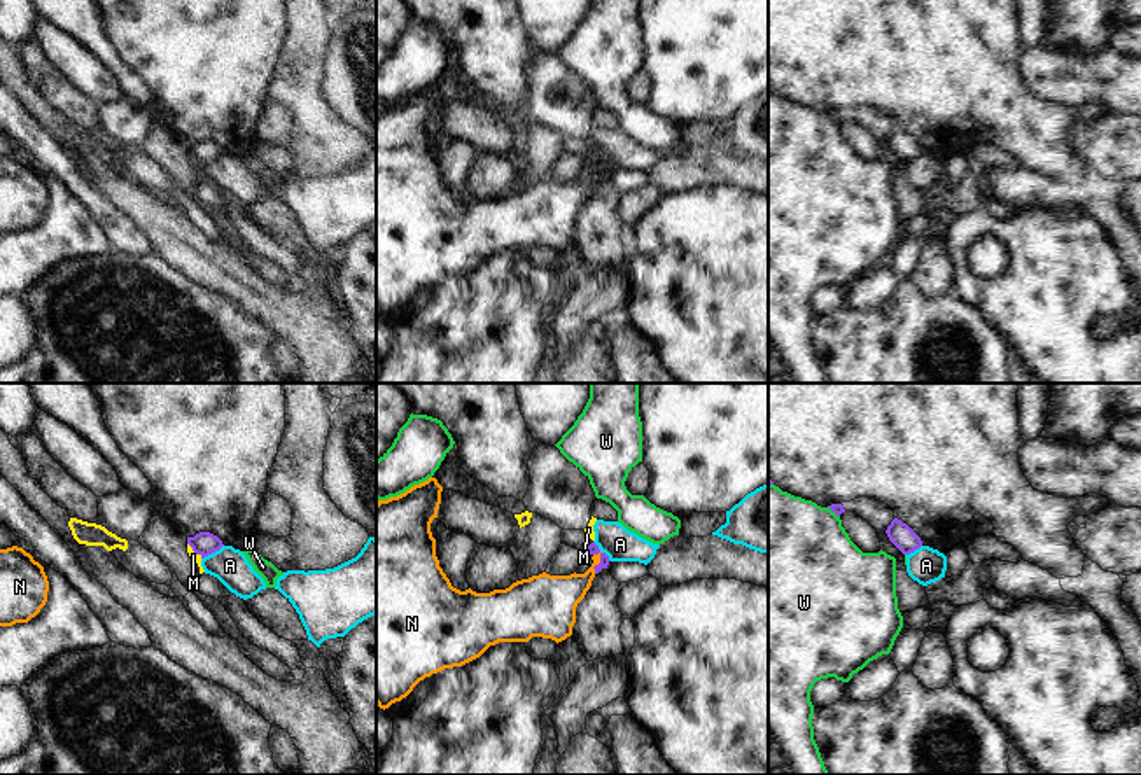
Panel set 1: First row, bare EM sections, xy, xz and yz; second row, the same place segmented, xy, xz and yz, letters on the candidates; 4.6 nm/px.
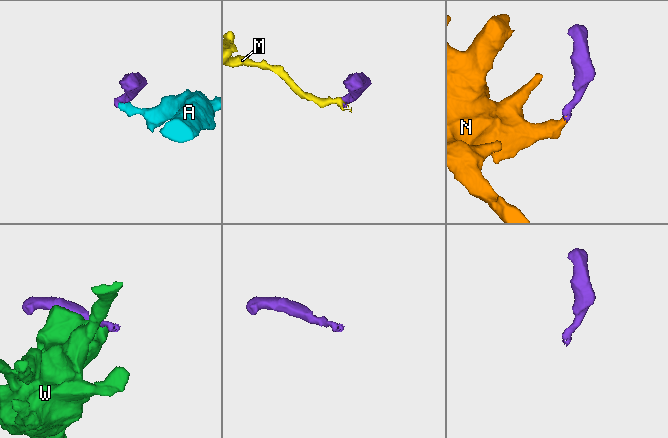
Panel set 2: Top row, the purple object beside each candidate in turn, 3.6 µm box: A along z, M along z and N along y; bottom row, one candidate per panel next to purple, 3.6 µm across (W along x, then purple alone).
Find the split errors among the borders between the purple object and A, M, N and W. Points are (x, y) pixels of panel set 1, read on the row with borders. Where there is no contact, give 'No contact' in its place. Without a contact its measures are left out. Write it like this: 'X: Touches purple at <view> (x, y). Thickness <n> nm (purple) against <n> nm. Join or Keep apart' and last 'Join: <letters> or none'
A: Touches purple at xy (212, 551). Thickness 110 nm (purple) against 170 nm. Keep apart
M: Touches purple at xy (195, 551). Thickness 110 nm (purple) against 40 nm. Keep apart
N: Touches purple at xz (601, 562). Thickness 50 nm (purple) against 190 nm. Join
W: Touches purple at yz (833, 511). Thickness 50 nm (purple) against 480 nm. Keep apart
Join: N

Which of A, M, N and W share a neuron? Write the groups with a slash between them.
A M / N / W

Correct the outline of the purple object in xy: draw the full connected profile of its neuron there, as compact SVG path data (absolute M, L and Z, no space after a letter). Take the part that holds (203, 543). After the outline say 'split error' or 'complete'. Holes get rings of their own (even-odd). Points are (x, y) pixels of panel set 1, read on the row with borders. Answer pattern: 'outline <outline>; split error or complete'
outline M200 532L194 537L187 537L187 544L201 558L219 551L224 546L222 541L210 532Z; complete

